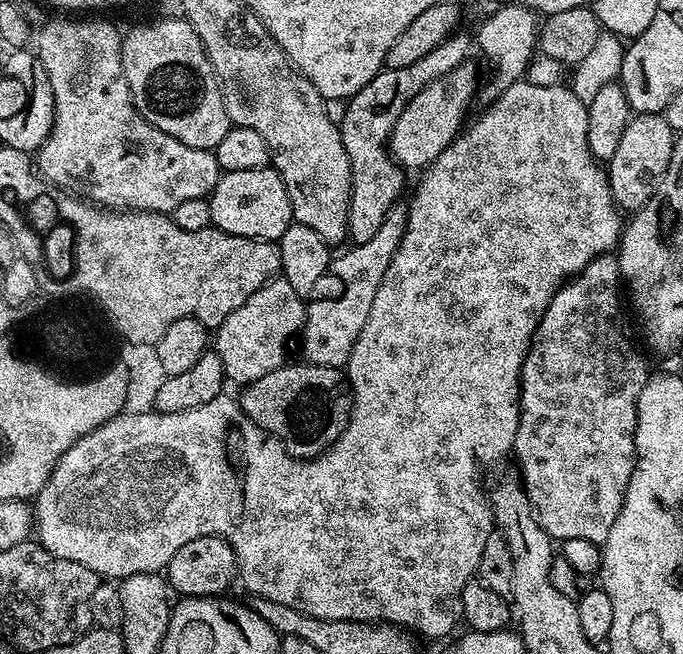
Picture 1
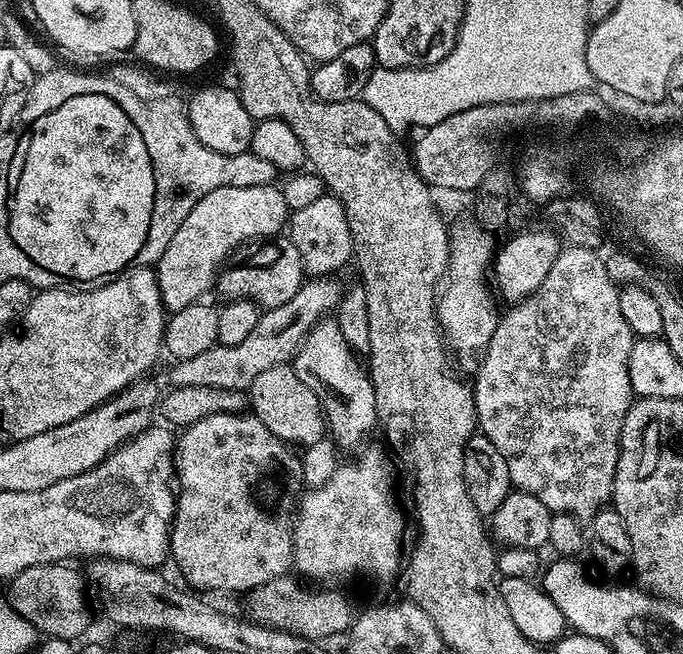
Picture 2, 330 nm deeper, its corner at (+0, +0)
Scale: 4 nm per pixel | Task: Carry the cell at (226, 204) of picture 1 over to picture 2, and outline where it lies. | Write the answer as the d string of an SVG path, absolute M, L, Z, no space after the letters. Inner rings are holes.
M276 184L266 186L222 186L222 190L210 190L186 214L182 221L182 226L178 226L178 231L174 233L174 238L170 238L170 246L162 254L162 258L156 261L154 271L159 280L159 290L162 294L164 307L169 313L182 310L182 306L190 306L197 303L216 283L218 273L225 267L228 255L235 250L239 244L244 244L247 240L252 240L255 236L272 236L280 227L287 225L290 220L290 209L286 206L286 198L283 191Z

